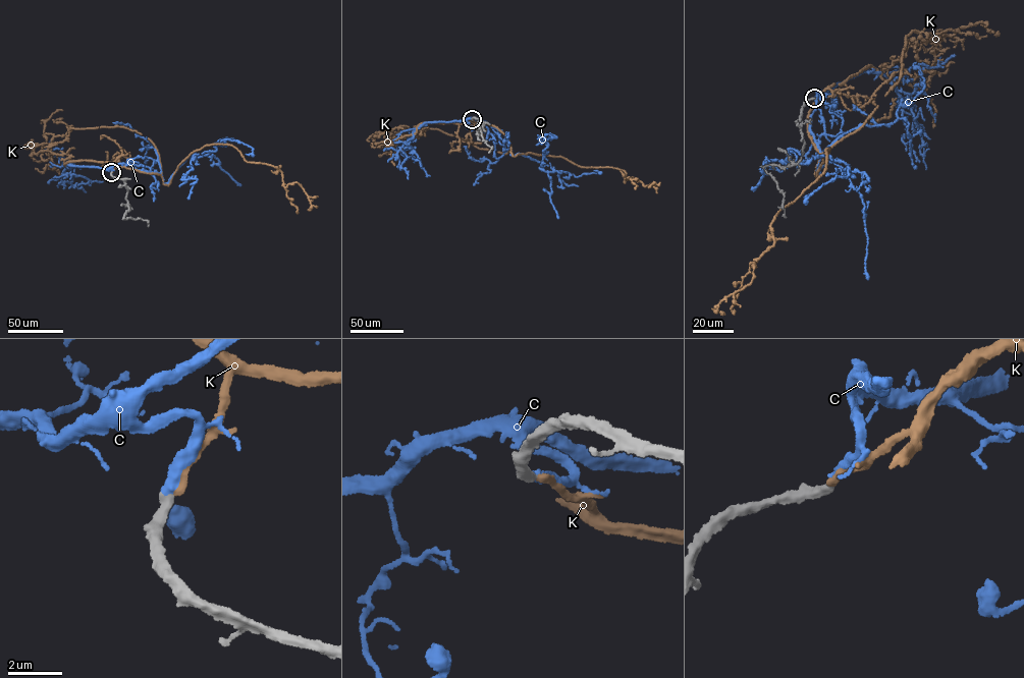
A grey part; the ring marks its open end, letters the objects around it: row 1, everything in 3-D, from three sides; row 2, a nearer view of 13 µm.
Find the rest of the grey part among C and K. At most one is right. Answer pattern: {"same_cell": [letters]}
{"same_cell": ["C"]}

